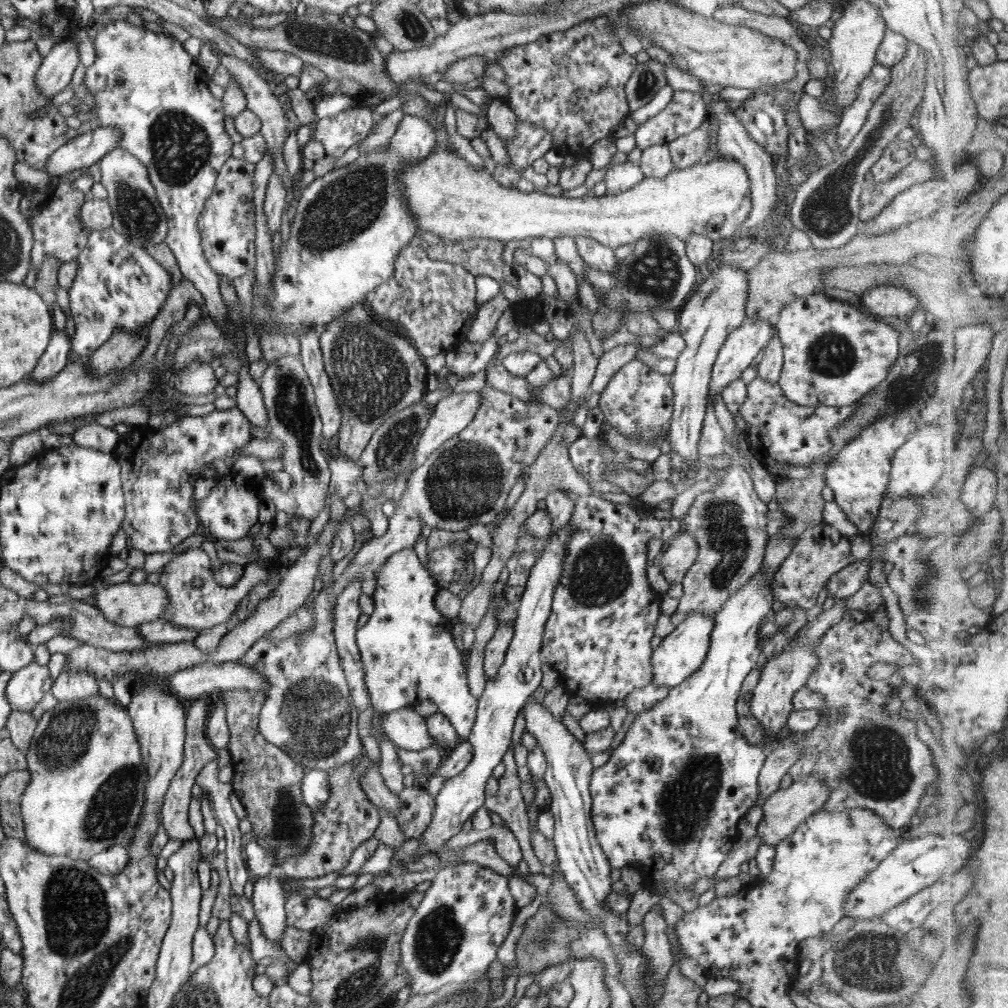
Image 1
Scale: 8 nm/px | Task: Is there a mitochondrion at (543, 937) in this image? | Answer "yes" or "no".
yes

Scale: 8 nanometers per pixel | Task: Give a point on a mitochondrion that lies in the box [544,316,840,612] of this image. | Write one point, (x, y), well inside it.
(600, 573)

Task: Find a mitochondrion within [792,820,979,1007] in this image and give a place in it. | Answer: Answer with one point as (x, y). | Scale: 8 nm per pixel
(863, 962)

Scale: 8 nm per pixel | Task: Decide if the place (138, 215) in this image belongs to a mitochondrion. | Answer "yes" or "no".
yes

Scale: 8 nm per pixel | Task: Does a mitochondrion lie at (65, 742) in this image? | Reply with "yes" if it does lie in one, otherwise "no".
yes

